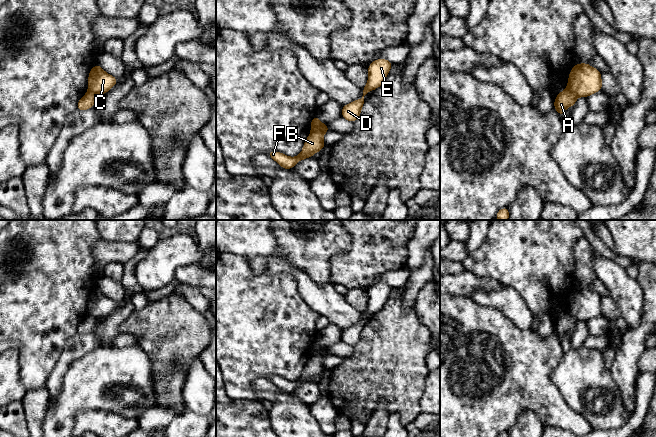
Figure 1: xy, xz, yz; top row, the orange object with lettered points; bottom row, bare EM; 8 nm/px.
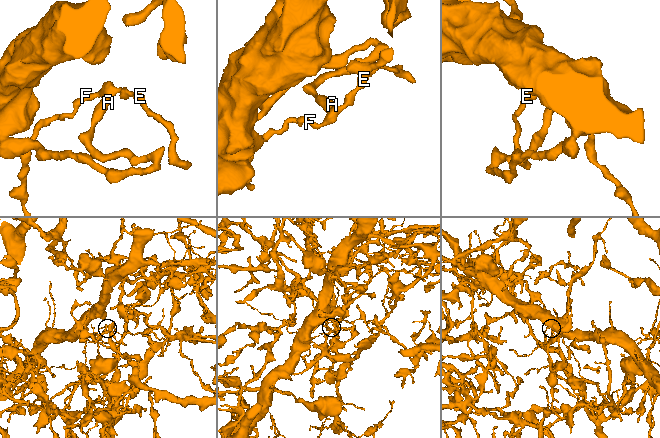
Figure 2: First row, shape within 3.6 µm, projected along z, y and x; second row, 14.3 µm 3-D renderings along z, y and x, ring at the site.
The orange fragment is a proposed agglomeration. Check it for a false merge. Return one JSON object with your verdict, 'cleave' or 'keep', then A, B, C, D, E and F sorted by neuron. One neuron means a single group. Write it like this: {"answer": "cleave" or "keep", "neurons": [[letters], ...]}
{"answer": "cleave", "neurons": [["A"], ["B", "C", "D", "E", "F"]]}

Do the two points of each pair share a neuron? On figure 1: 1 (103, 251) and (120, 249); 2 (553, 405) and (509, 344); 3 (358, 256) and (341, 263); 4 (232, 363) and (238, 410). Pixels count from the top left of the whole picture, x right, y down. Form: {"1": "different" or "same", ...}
{"1": "same", "2": "same", "3": "same", "4": "different"}

